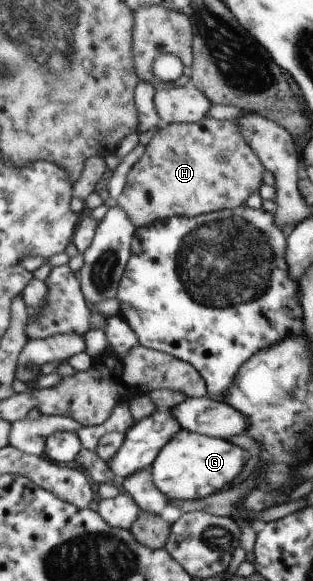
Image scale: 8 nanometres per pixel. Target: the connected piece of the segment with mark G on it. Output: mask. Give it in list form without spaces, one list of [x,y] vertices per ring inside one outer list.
[[[180,430],[149,465],[152,483],[167,499],[197,500],[228,489],[248,461],[249,455],[222,438]]]

